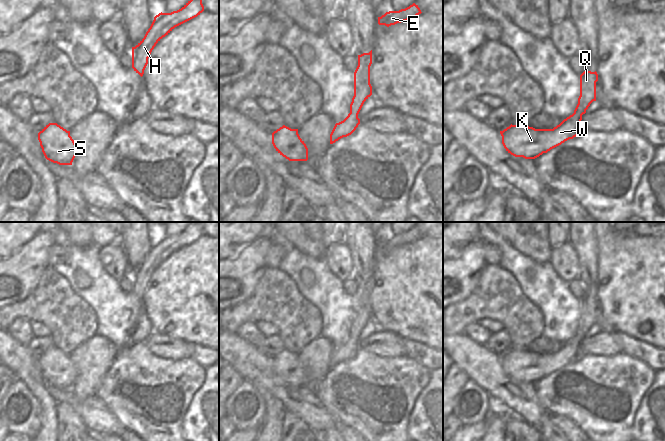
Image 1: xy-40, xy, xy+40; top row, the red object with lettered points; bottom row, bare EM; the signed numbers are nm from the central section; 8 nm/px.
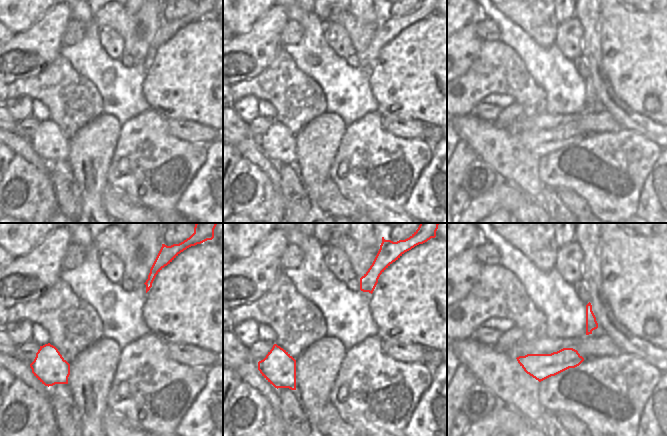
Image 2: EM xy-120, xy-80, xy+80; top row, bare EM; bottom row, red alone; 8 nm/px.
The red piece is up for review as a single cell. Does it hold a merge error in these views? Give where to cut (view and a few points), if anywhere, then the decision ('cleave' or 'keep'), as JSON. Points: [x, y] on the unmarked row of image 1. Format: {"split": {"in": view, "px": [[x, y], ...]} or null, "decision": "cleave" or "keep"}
{"split": {"in": "xy", "px": [[350, 336], [357, 339]]}, "decision": "cleave"}

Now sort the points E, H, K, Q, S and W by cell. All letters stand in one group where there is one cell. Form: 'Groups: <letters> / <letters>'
Groups: E H Q / K S W.

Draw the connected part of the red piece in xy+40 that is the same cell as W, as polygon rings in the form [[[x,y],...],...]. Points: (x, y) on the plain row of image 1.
[[[573,337],[553,353],[535,353],[528,349],[510,349],[503,355],[502,368],[515,381],[535,383],[551,373],[573,363],[582,355],[582,339]]]

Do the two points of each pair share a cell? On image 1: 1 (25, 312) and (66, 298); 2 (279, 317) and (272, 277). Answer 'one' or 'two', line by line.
1: one
2: one

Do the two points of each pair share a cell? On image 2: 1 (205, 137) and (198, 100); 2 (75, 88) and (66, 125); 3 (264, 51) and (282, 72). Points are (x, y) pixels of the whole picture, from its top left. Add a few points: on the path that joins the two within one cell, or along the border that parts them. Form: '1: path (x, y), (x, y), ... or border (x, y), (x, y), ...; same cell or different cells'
1: border (179, 119), (196, 121), (212, 128); different cells
2: path (72, 97), (70, 116); same cell
3: border (281, 47), (274, 59), (255, 76); different cells

